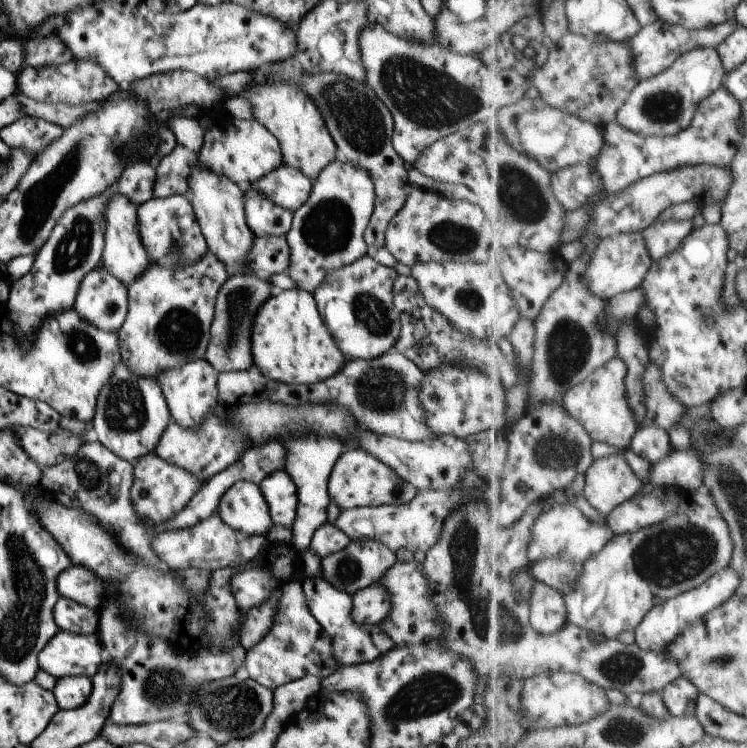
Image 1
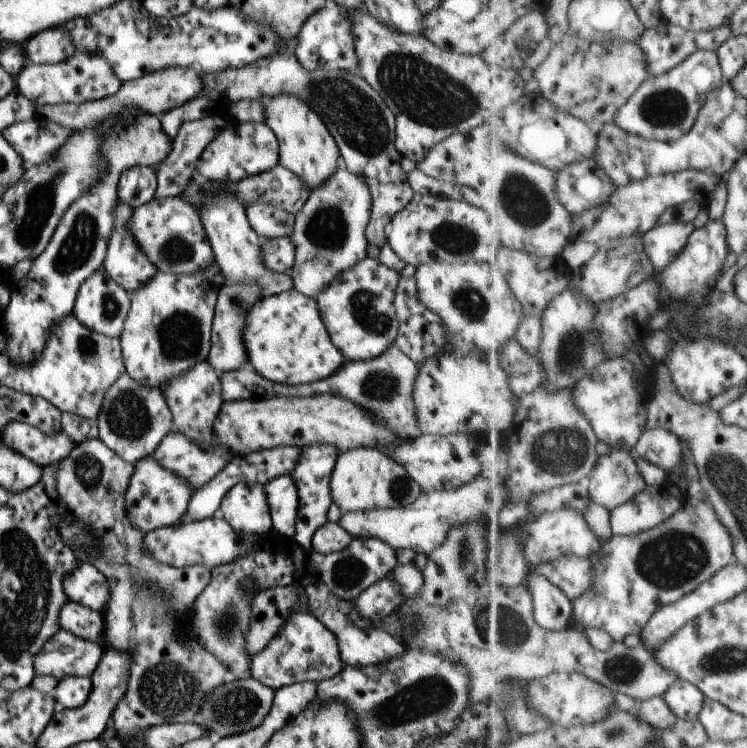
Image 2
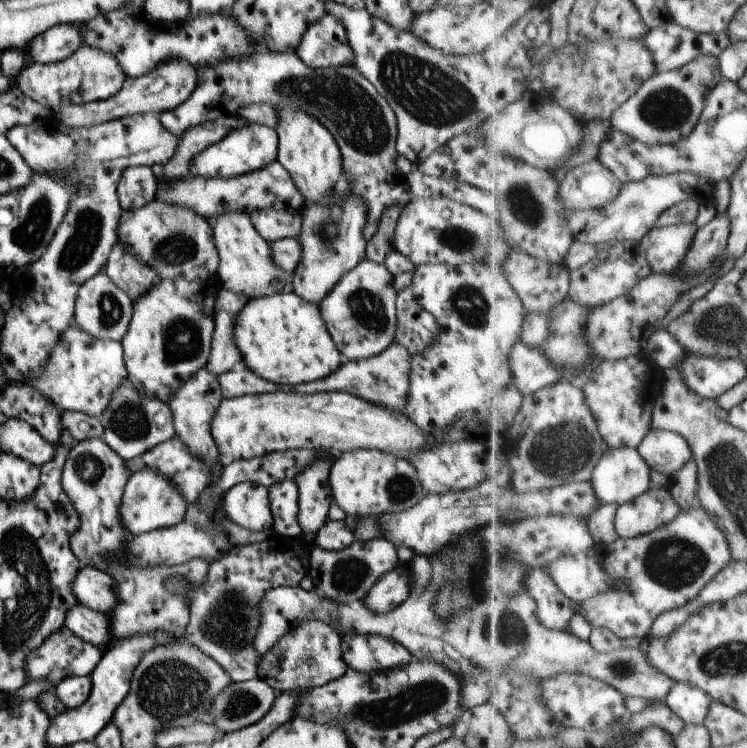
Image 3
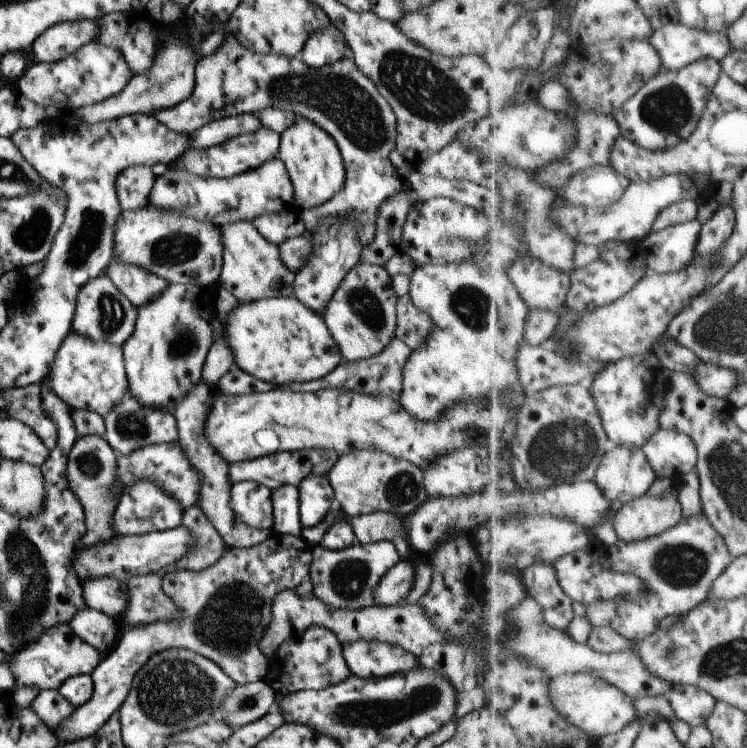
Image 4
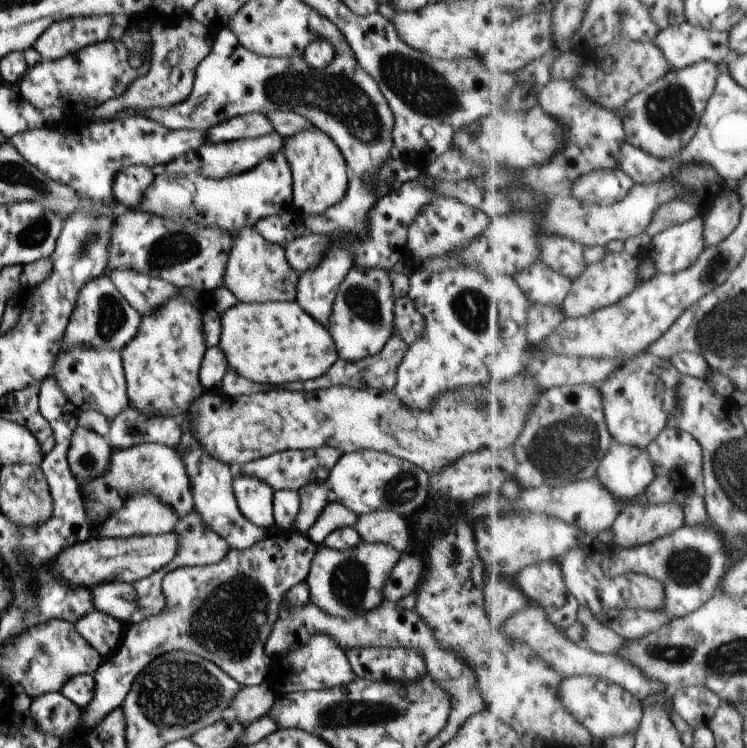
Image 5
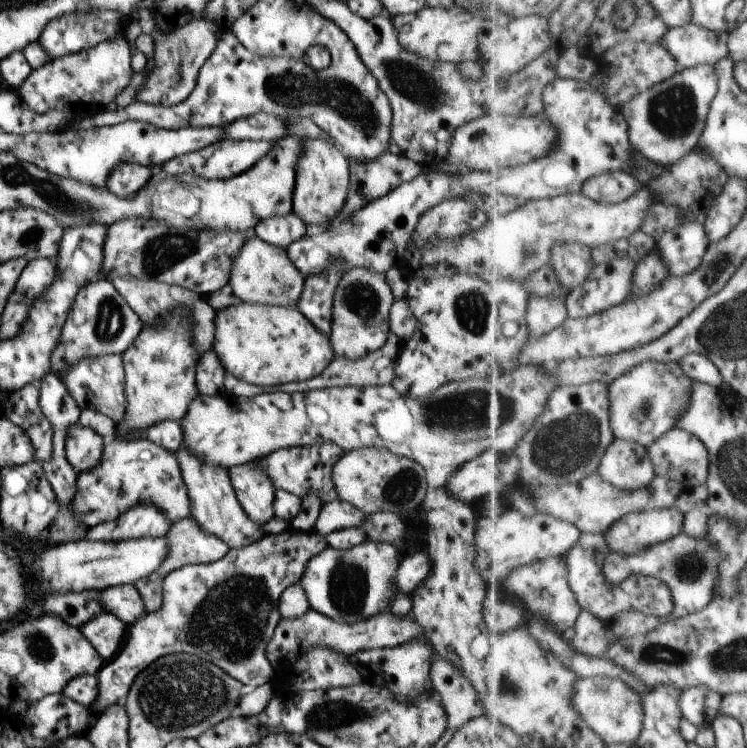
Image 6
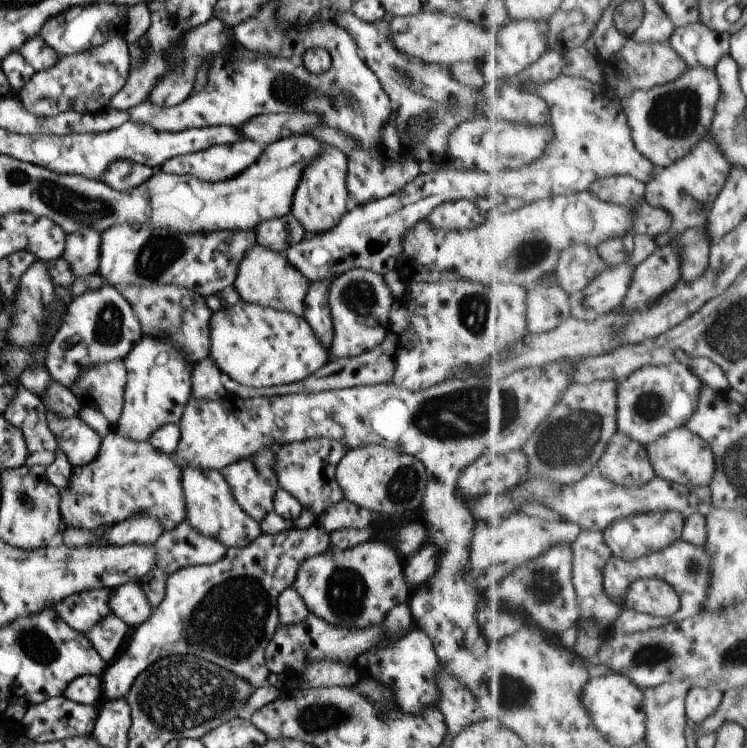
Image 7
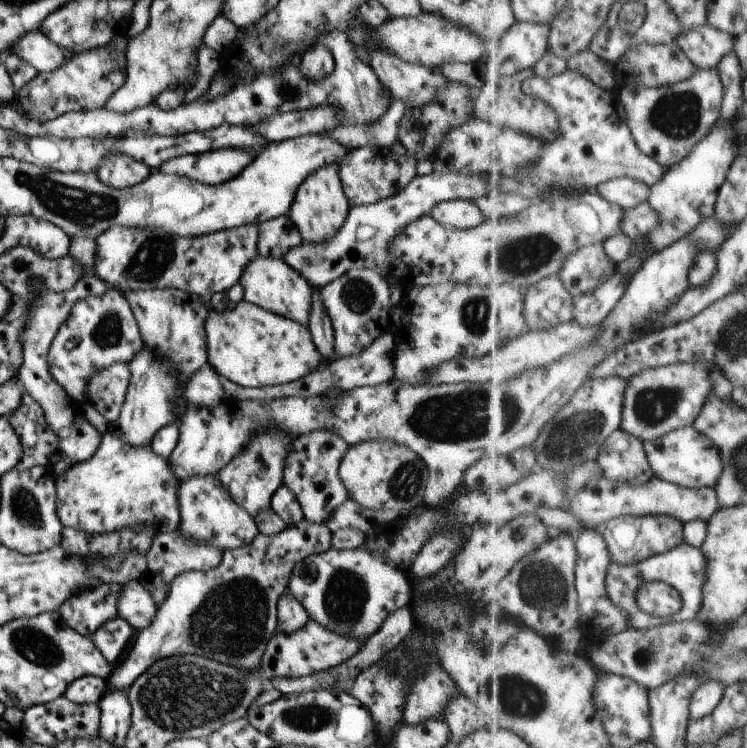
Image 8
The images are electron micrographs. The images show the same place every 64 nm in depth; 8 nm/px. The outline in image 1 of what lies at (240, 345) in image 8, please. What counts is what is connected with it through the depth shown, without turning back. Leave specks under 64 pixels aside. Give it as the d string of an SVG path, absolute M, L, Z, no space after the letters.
M294 287L268 297L254 315L251 328L253 364L271 381L314 384L334 376L346 362L318 310L313 294Z

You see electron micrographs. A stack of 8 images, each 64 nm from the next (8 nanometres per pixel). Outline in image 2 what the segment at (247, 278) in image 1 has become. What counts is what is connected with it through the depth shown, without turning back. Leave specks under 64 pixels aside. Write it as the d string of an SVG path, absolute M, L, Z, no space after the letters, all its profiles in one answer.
M226 285L218 292L211 331L211 348L206 361L218 374L232 372L244 362L248 362L248 352L242 338L242 332L246 328L245 314L250 312L250 308L261 297L261 289L255 285Z

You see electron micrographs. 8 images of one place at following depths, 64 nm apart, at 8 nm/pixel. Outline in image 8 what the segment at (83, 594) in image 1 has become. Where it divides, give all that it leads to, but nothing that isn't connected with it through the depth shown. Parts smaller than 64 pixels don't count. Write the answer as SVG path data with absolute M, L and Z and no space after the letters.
M130 580L123 586L117 604L118 617L127 620L136 632L144 630L154 620L158 609L154 597L139 580Z

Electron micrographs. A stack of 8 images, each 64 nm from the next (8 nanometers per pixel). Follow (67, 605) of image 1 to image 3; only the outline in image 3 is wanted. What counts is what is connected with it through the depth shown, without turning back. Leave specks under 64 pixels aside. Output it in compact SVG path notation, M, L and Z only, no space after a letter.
M76 604L66 612L63 626L68 628L77 638L103 650L113 642L110 634L109 615L94 612L82 604Z

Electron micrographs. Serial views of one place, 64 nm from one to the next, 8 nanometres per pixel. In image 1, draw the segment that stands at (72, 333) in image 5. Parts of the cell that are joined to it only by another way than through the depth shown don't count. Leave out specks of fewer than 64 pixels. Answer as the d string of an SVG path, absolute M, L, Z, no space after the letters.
M101 265L82 279L73 309L88 324L117 333L125 321L128 301L127 286Z

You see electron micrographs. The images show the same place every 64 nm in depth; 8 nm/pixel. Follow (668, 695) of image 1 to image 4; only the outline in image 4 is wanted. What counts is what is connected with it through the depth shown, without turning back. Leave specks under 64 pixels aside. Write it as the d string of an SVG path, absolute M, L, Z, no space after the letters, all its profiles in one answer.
M690 684L673 686L670 702L676 716L692 728L707 726L719 701L710 692Z

